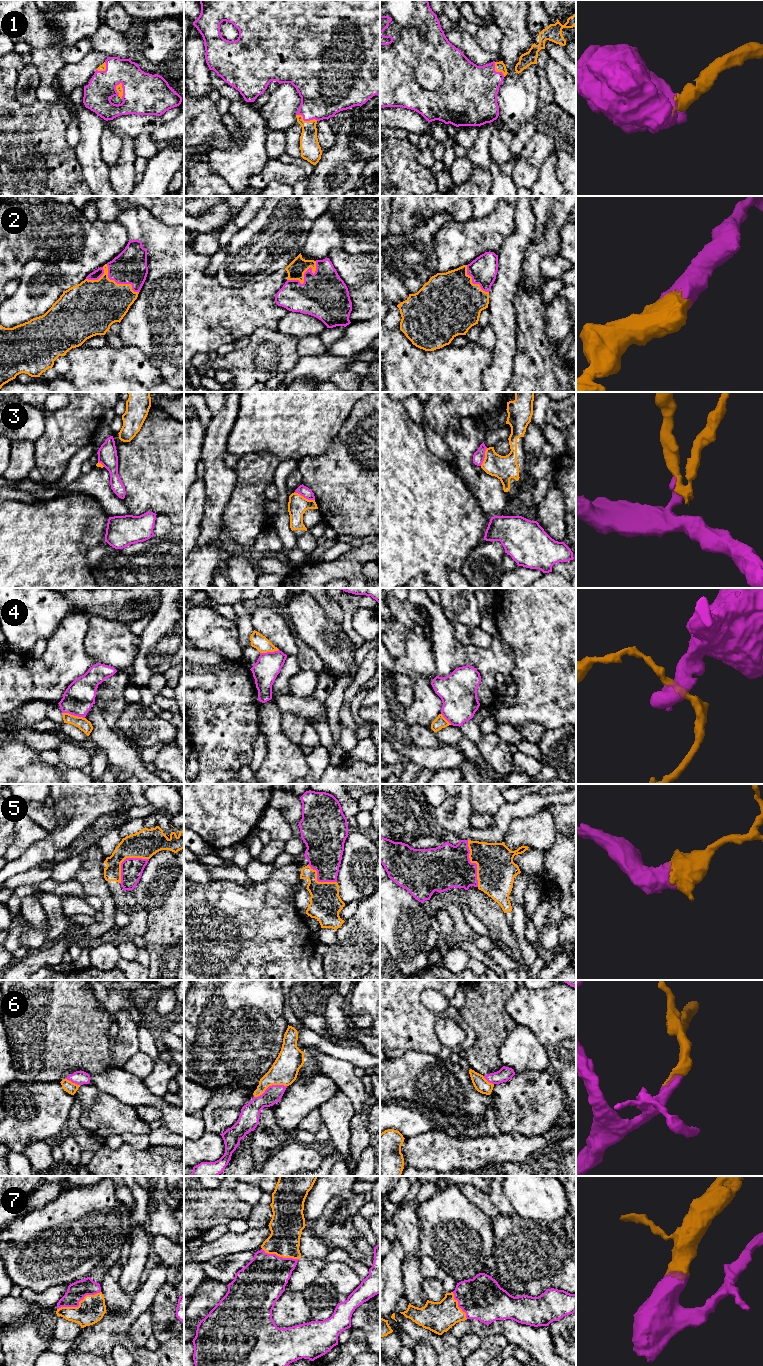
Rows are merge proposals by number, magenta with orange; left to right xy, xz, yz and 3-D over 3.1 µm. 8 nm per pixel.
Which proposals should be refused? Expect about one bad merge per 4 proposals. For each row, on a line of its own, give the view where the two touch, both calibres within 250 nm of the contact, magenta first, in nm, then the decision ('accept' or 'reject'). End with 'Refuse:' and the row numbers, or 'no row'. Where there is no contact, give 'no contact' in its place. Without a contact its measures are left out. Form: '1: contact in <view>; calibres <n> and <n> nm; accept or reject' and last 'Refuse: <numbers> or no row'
1: contact in xy; calibres 340 and 50 nm; accept
2: contact in xz; calibres 380 and 140 nm; accept
3: contact in xz; calibres 90 and 160 nm; reject
4: contact in xy; calibres 240 and 100 nm; reject
5: contact in yz; calibres 340 and 300 nm; accept
6: contact in xz; calibres 140 and 220 nm; accept
7: contact in xy; calibres 150 and 220 nm; accept
Refuse: 3, 4

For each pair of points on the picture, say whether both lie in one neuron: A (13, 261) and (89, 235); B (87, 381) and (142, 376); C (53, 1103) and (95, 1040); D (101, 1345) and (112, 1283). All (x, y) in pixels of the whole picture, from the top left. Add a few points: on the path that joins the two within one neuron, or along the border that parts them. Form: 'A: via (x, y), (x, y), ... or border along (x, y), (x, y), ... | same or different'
A: via (32, 242), (39, 235), (70, 235) | same
B: via (101, 378), (122, 378), (128, 376) | same
C: border along (59, 1081), (35, 1082) | different
D: border along (130, 1306), (125, 1312), (110, 1311), (106, 1313) | different

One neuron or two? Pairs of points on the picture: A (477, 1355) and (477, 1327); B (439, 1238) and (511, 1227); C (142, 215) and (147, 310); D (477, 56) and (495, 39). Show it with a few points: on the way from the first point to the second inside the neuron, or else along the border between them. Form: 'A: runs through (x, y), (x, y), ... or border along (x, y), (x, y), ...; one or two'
A: border along (505, 1338), (500, 1334), (491, 1334), (481, 1339); two
B: border along (492, 1221), (494, 1247), (490, 1253); two
C: runs through (158, 239), (158, 286); one
D: border along (474, 36), (482, 48), (498, 55); two

